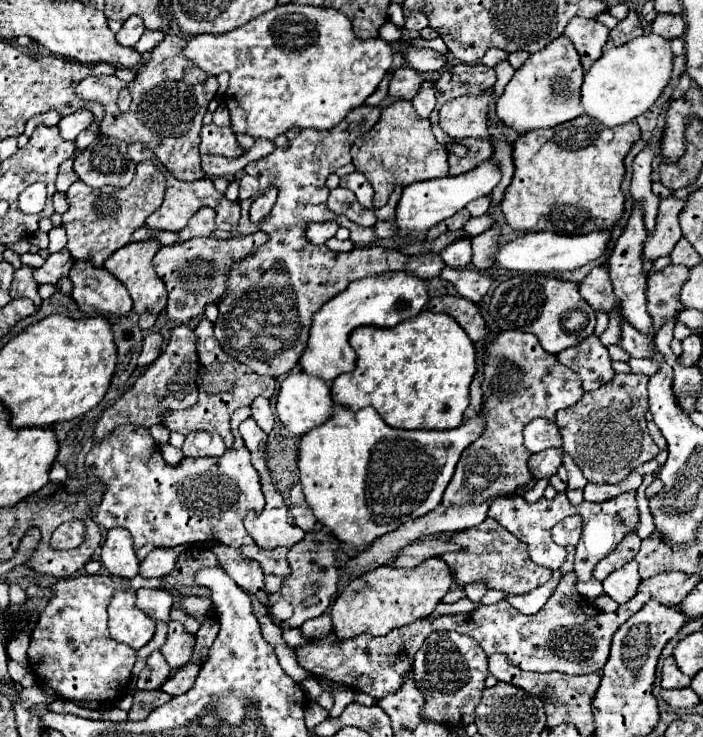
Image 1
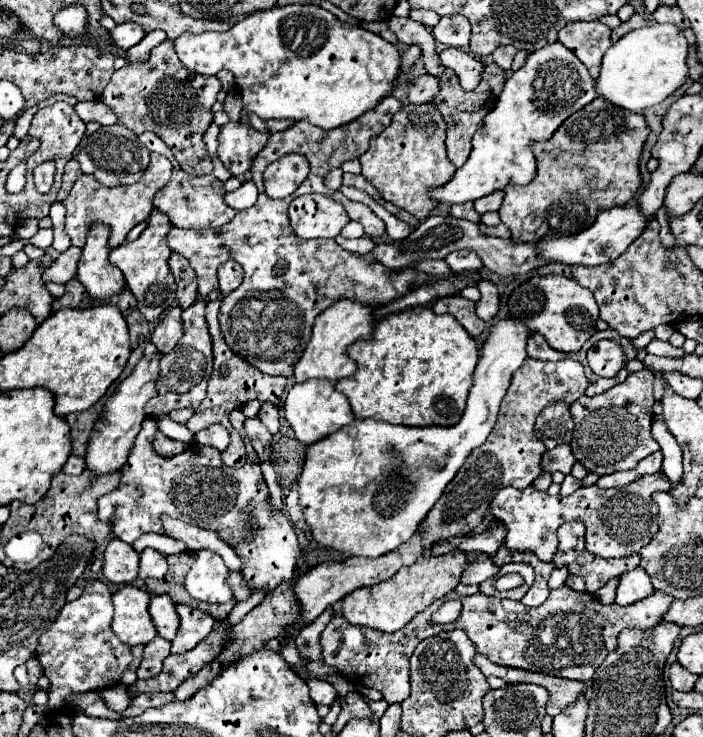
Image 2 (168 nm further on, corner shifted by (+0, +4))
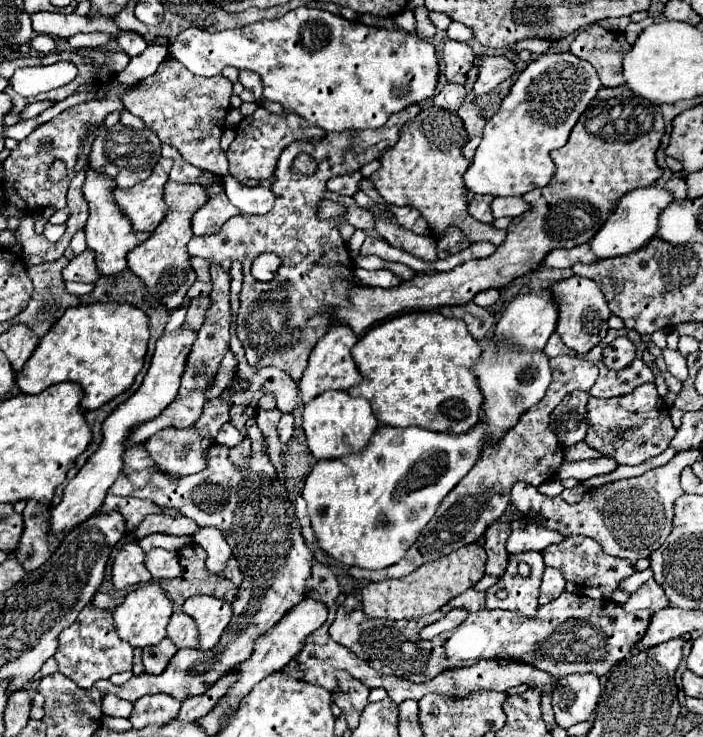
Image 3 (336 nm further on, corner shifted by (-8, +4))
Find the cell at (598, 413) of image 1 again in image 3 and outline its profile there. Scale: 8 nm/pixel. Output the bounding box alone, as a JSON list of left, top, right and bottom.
[586,384,676,466]

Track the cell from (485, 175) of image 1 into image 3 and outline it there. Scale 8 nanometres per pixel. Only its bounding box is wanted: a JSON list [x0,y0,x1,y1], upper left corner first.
[464,52,602,196]

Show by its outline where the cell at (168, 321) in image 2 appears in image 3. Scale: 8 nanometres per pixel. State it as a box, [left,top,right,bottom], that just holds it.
[184,298,210,330]

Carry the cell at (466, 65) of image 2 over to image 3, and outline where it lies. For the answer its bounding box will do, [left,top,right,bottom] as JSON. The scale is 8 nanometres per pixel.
[474,56,518,94]

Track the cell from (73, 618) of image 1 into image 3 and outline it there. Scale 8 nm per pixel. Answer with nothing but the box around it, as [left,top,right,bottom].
[54,604,134,690]

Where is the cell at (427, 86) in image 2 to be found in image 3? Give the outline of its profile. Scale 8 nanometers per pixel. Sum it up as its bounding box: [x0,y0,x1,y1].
[434,84,468,112]

